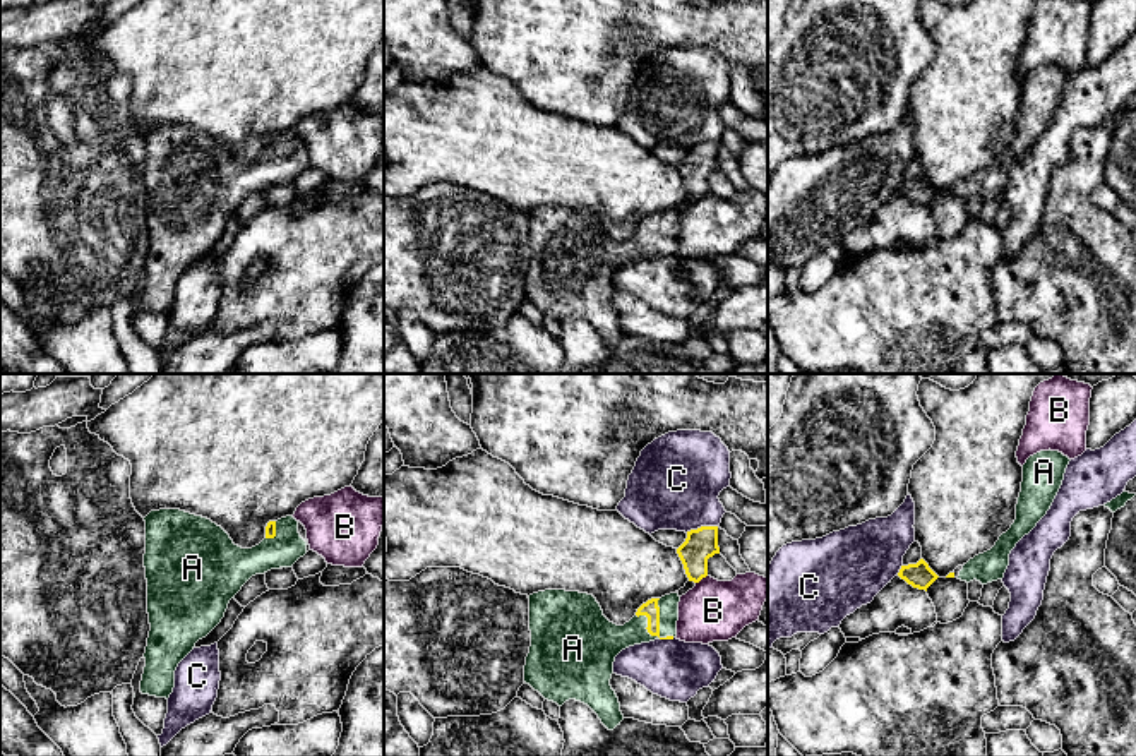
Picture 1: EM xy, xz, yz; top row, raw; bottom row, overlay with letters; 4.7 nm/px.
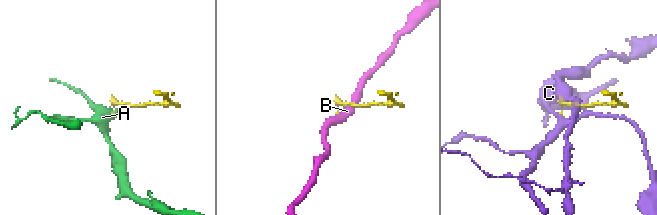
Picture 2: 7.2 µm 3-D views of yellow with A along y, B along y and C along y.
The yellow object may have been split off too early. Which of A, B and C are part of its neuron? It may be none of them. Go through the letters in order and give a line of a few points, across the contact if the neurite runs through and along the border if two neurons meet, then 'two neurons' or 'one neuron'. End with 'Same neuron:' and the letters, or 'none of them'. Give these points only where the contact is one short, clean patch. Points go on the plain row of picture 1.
A: line xz (650, 225), (657, 232), (658, 240), (657, 251), (609, 256); one neuron
B: two neurons
C: two neurons
Same neuron: A

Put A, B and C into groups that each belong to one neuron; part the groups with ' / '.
A / B / C

